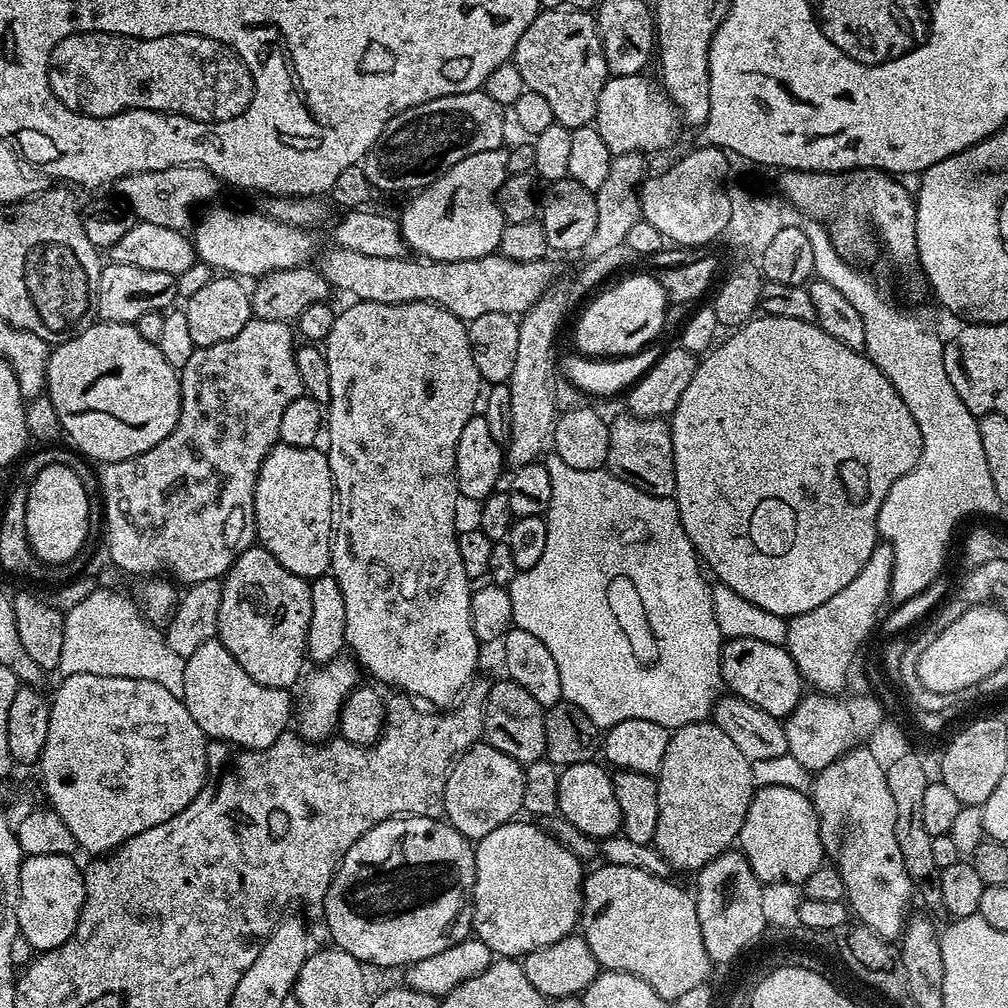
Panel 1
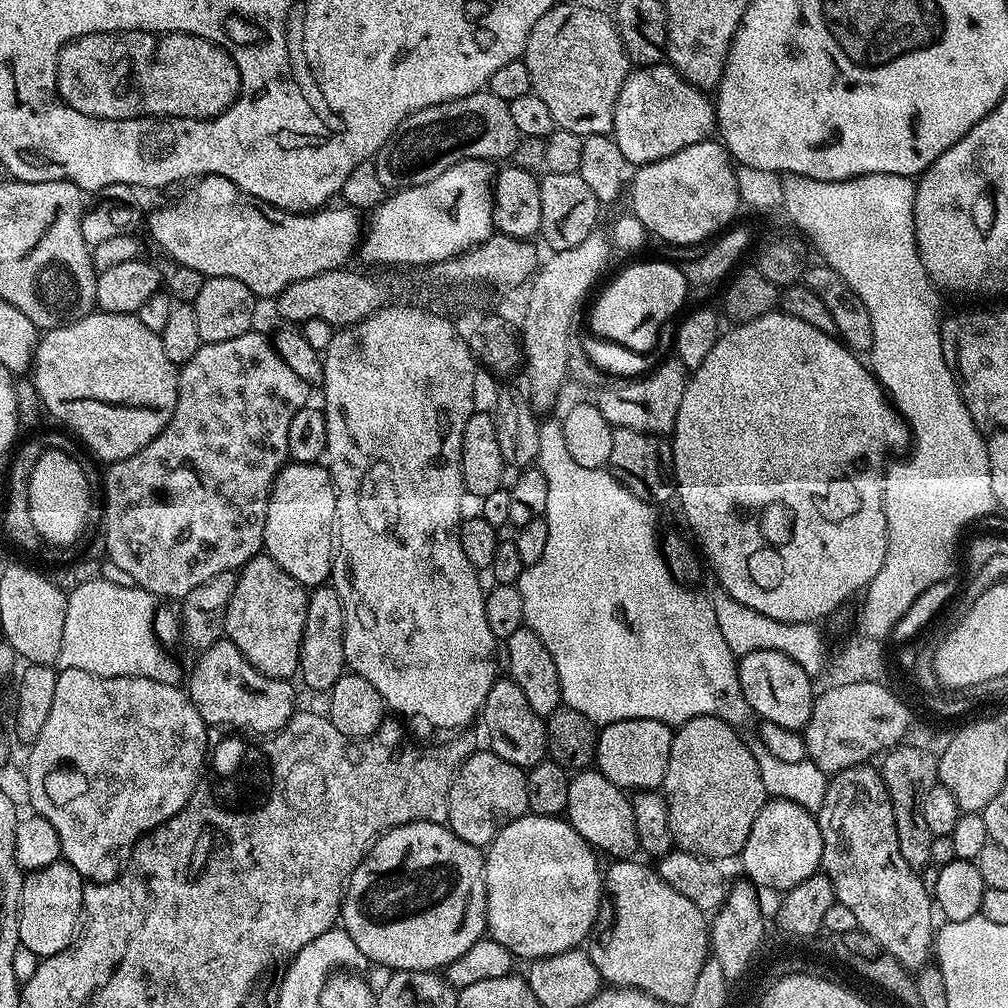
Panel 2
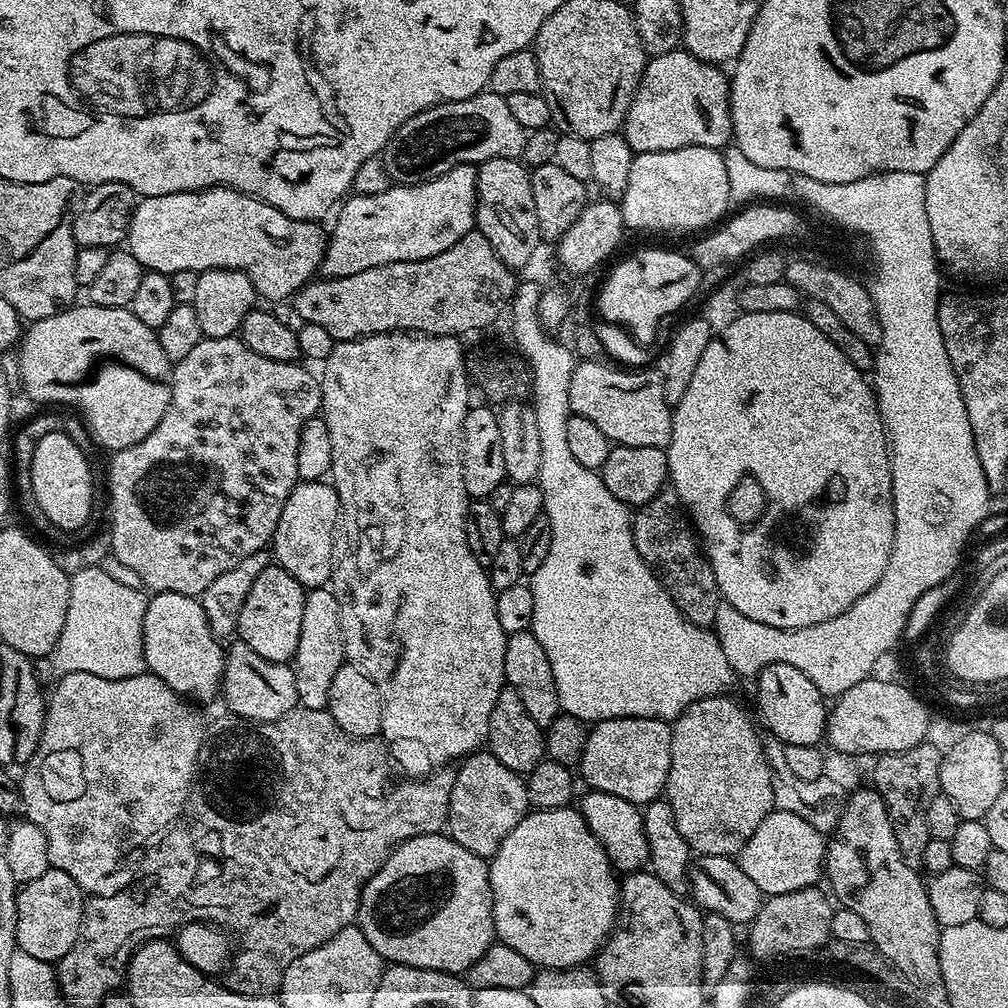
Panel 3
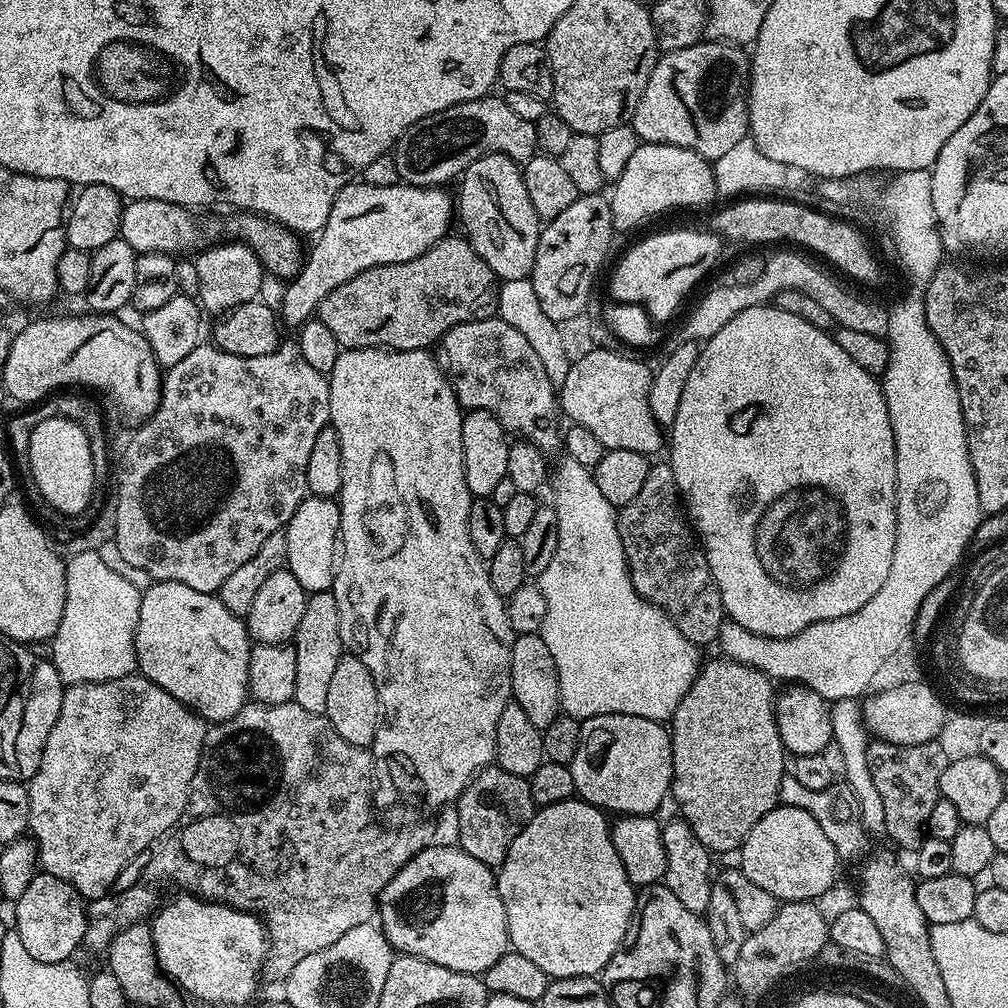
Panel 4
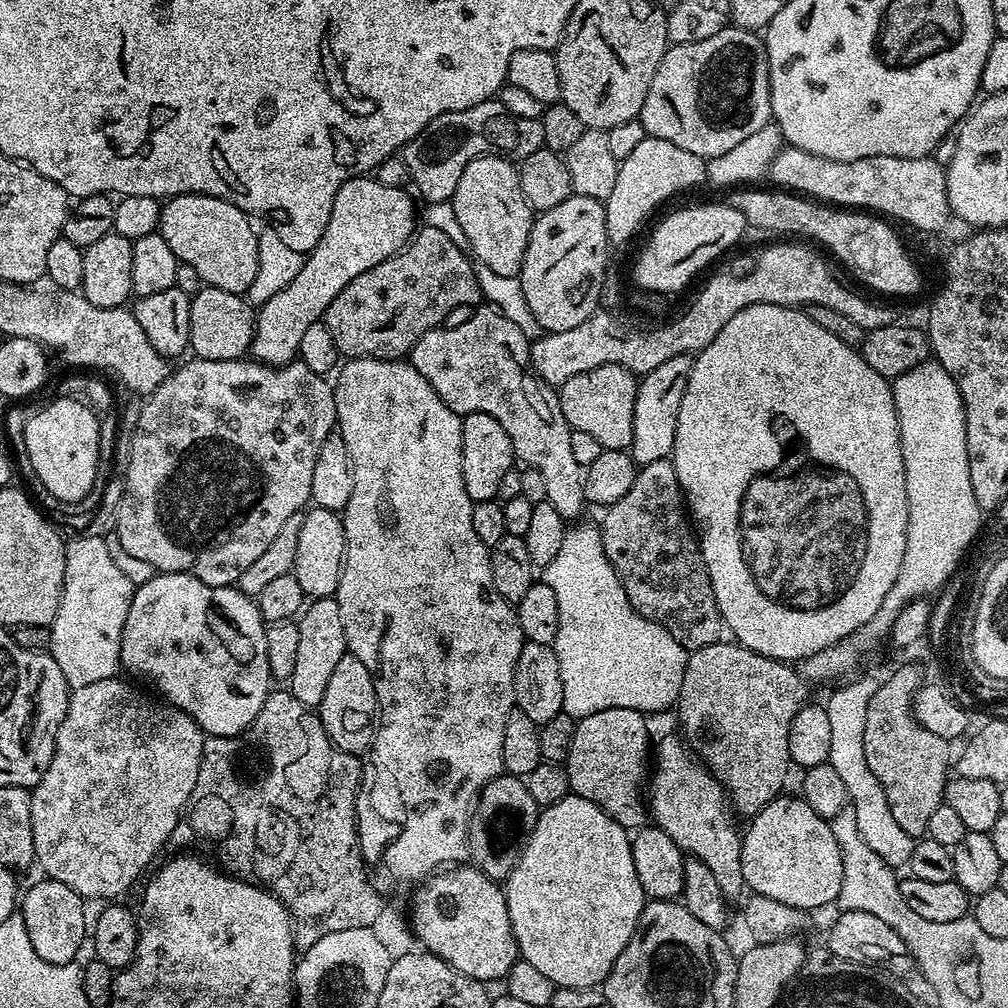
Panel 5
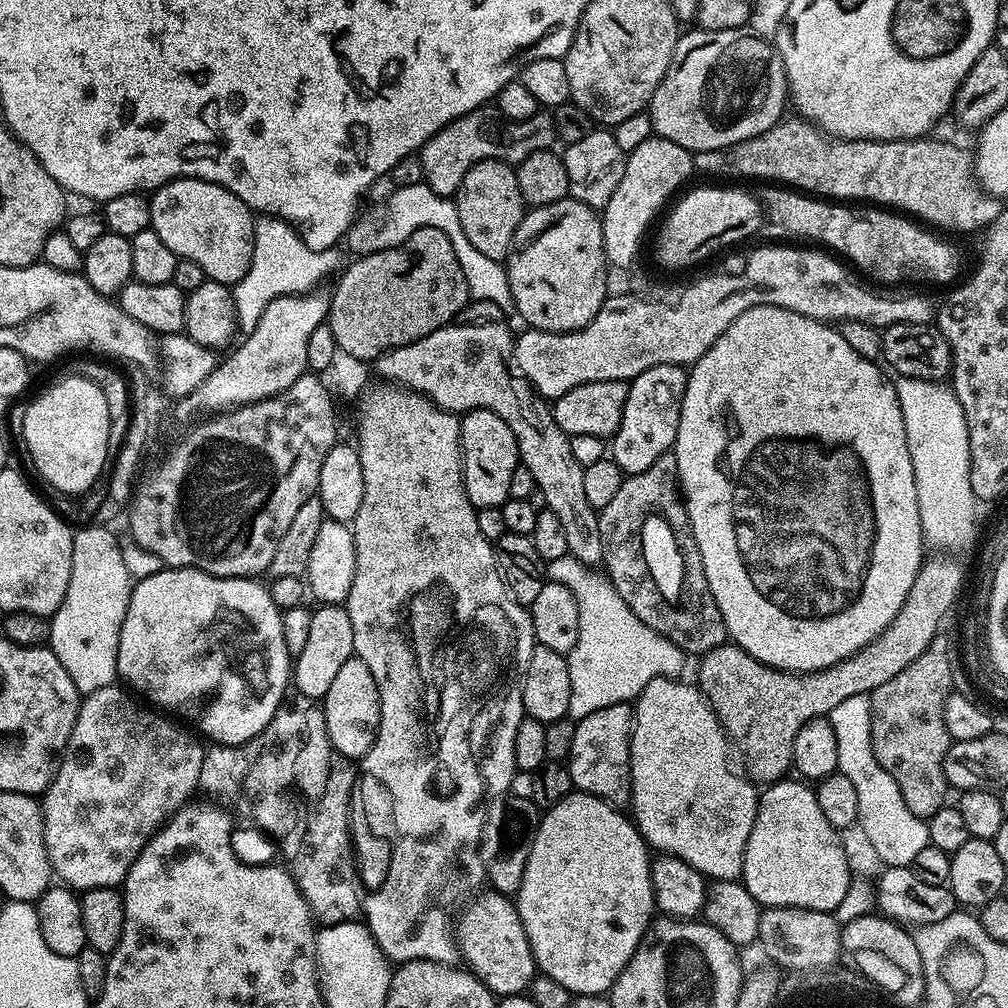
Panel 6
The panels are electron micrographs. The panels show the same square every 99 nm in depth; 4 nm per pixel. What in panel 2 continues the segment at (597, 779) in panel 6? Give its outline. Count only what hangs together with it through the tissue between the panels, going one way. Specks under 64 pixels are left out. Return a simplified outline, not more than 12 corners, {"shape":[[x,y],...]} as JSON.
{"shape":[[603,725],[595,767],[625,790],[663,785],[674,732]]}

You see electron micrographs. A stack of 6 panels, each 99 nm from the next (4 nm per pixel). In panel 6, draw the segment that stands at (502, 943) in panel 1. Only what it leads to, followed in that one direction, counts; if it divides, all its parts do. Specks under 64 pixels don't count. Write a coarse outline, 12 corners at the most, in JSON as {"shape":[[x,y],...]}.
{"shape":[[573,790],[514,903],[537,969],[604,996],[657,906],[640,830]]}

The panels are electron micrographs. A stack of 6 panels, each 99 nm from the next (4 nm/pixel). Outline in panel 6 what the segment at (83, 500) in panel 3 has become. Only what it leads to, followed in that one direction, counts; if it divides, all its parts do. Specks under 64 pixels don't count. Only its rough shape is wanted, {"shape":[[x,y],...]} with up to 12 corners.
{"shape":[[87,376],[24,408],[22,443],[49,489],[97,487],[110,412]]}

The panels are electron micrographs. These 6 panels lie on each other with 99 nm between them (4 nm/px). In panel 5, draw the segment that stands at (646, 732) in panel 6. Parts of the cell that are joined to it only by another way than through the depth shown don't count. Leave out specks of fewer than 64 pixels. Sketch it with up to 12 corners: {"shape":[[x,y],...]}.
{"shape":[[676,736],[654,748],[651,823],[722,894],[746,888],[723,784]]}

